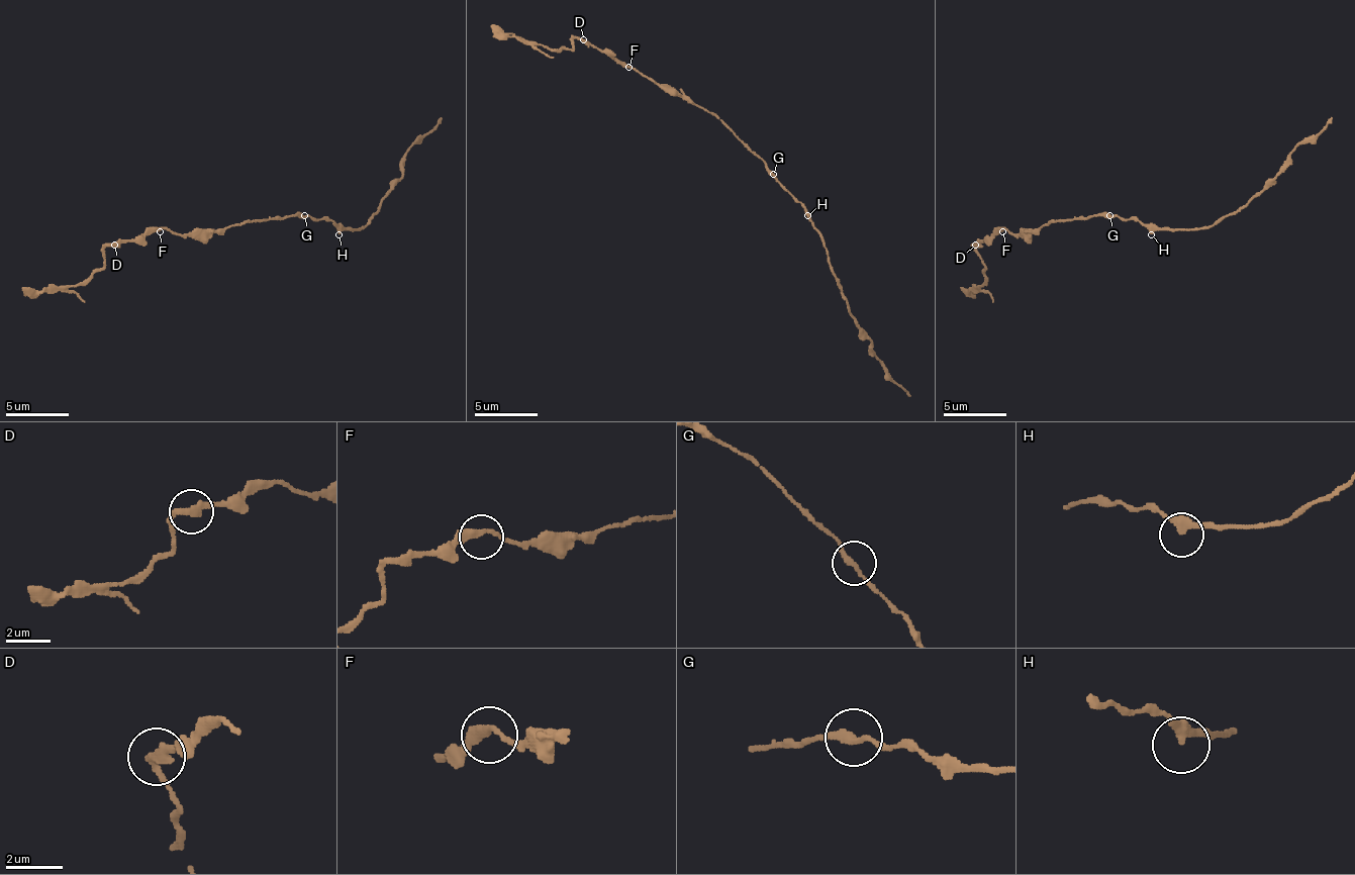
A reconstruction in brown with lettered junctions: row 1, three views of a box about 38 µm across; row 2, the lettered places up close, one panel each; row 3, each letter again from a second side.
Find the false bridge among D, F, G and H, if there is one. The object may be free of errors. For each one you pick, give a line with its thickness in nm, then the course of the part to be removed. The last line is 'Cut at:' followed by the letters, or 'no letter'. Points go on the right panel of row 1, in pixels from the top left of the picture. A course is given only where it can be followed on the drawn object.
D: 240 nm thick; foreign part runs (974, 244), (984, 266), (984, 281), (971, 291), (962, 288)
Cut at: D

